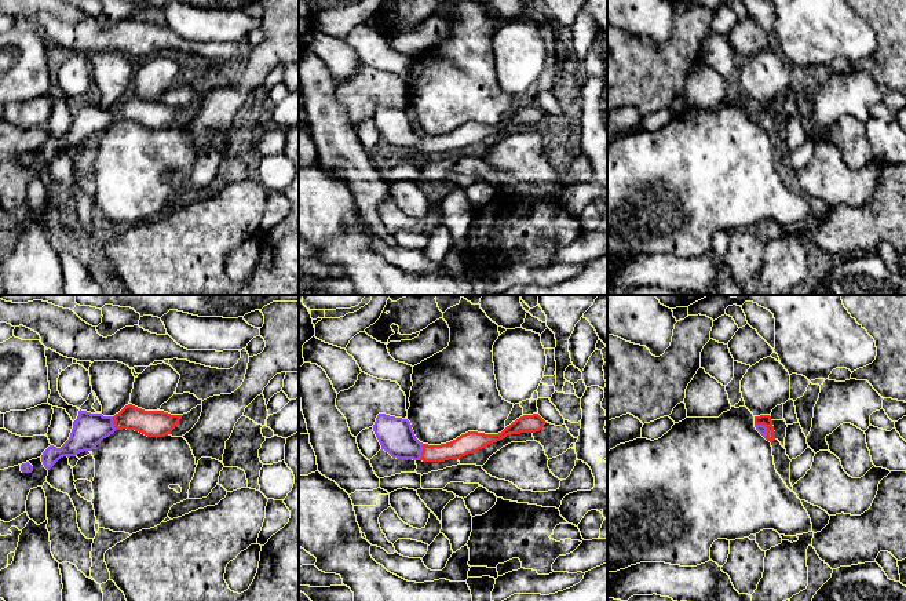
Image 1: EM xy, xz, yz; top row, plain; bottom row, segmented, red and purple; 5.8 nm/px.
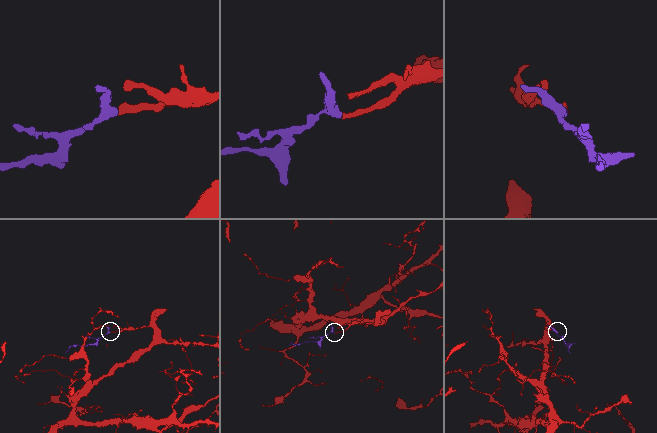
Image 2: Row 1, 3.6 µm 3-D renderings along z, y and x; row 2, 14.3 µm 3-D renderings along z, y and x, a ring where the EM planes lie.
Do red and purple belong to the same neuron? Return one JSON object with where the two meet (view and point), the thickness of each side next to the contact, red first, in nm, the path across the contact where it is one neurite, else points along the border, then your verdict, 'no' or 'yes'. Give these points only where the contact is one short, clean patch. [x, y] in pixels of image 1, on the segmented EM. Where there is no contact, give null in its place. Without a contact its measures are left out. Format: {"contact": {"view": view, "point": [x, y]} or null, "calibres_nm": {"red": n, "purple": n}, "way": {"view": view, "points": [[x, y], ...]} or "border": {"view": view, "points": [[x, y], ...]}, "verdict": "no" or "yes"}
{"contact": {"view": "xz", "point": [422, 452]}, "calibres_nm": {"red": 120, "purple": 200}, "way": {"view": "xz", "points": [[463, 445], [444, 452], [422, 452], [408, 447], [395, 434]]}, "verdict": "yes"}

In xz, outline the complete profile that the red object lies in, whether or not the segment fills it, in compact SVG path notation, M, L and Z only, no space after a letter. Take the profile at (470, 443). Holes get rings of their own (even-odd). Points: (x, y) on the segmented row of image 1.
M379 414L373 425L373 431L381 449L388 452L392 458L445 462L449 459L460 459L468 454L475 454L509 434L540 431L545 423L547 422L538 414L523 415L498 434L468 431L450 442L428 445L416 438L408 419Z

